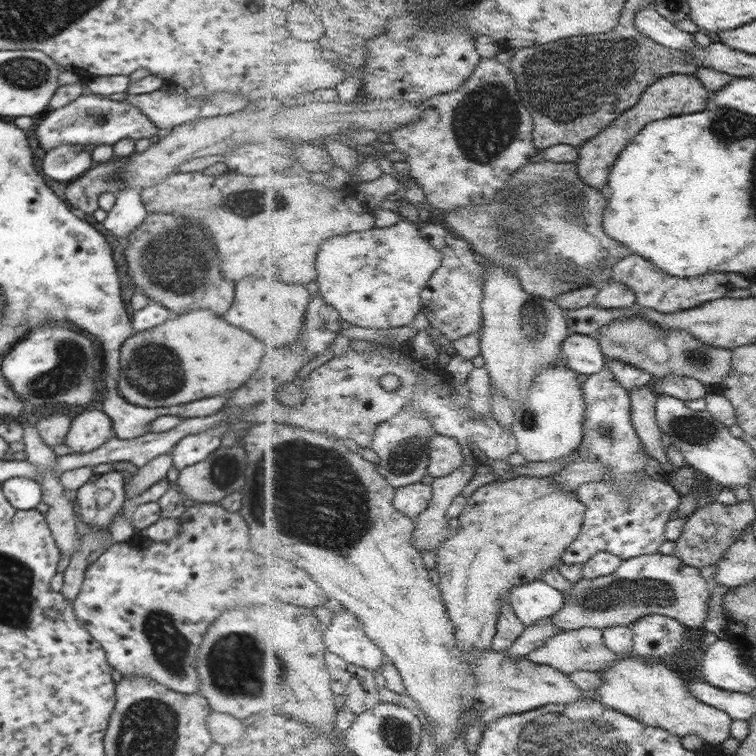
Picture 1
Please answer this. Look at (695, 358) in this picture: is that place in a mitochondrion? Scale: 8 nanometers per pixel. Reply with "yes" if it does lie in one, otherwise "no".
yes

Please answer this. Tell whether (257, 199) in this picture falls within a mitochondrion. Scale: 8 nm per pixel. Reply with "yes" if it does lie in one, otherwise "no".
yes

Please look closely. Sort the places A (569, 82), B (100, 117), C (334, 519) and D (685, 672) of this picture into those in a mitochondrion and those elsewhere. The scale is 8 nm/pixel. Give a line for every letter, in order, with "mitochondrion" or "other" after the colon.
A: mitochondrion
B: mitochondrion
C: mitochondrion
D: other

